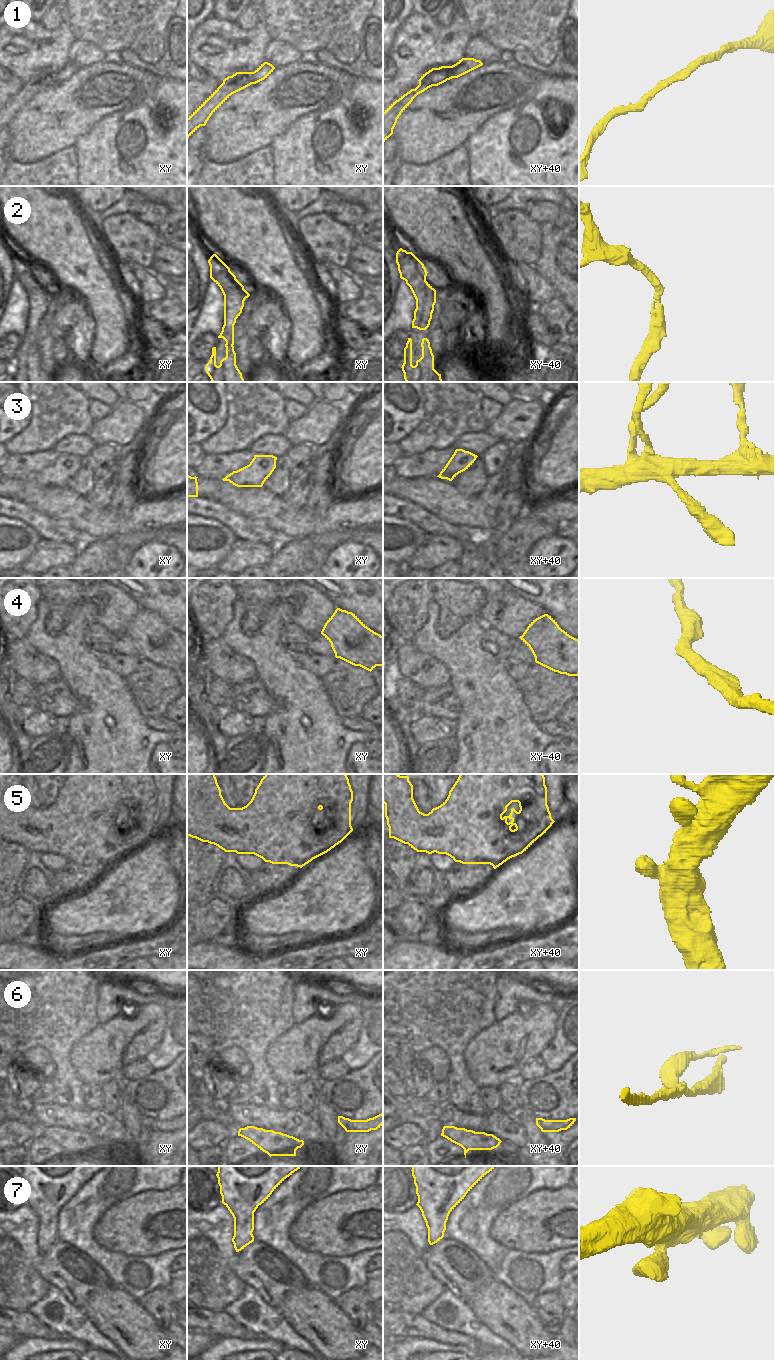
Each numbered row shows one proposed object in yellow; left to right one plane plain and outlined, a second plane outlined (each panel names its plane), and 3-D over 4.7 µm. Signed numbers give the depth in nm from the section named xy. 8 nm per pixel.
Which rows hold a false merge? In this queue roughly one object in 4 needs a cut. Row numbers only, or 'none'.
6.

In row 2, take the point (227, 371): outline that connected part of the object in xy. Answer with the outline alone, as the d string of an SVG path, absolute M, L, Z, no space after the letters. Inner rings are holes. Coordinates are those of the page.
M216 254L210 257L208 263L210 278L220 287L224 295L224 325L218 338L226 341L226 357L217 366L216 347L213 347L210 361L206 364L206 373L212 382L245 382L236 365L236 353L233 346L234 325L242 313L245 299L250 294Z

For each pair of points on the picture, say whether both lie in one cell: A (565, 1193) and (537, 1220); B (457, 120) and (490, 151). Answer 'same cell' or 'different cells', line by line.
A: same cell
B: different cells

